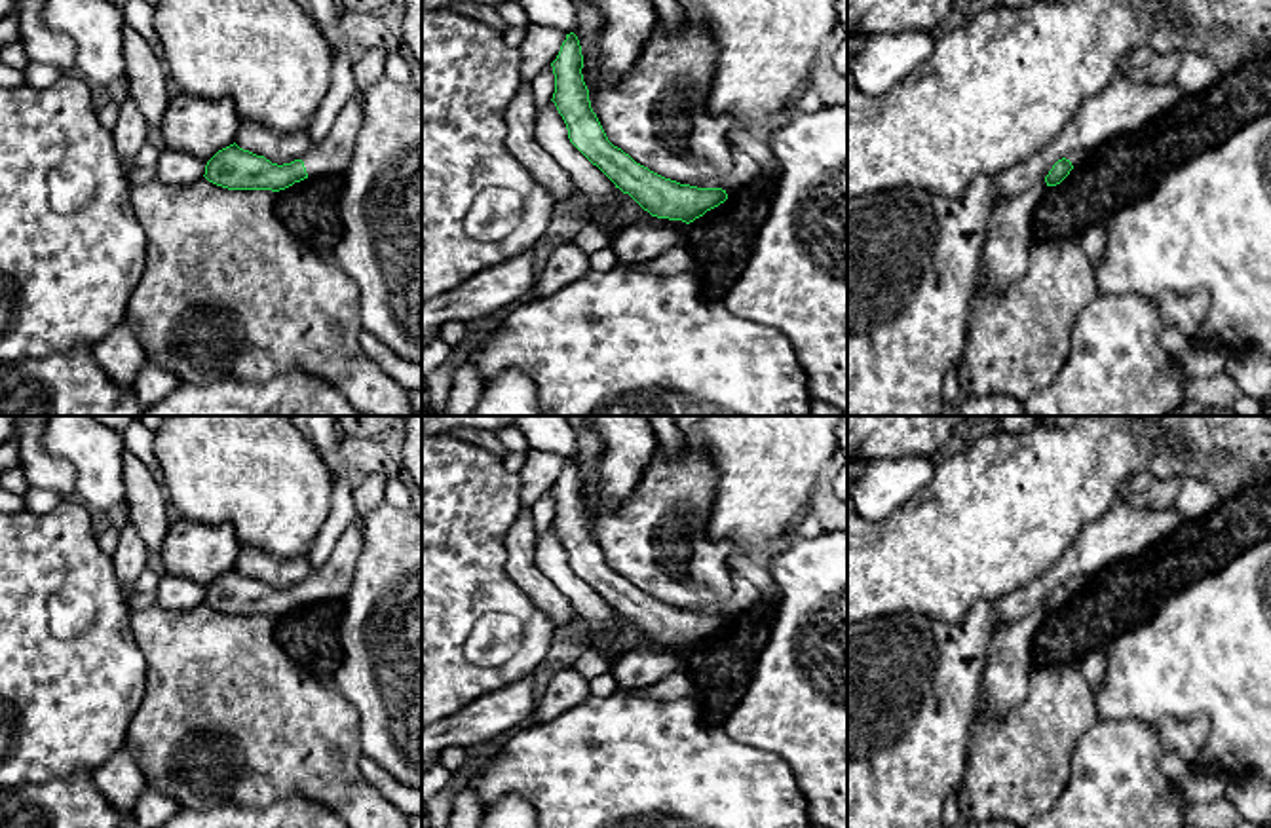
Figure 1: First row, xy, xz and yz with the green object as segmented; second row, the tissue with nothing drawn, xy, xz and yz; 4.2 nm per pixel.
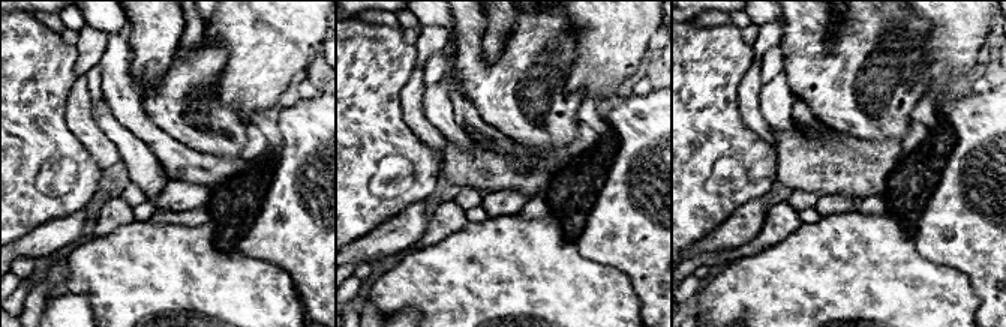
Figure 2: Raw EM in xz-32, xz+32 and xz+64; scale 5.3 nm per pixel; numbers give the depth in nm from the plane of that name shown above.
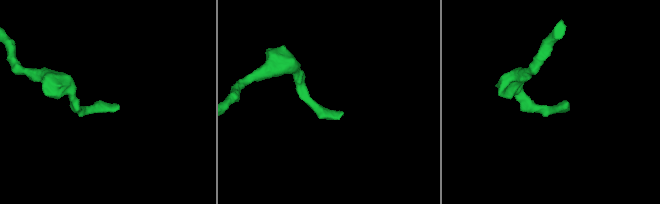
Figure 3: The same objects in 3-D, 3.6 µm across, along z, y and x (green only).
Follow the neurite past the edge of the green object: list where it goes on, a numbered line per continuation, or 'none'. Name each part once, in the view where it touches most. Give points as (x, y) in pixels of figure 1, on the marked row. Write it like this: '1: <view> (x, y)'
1: xy (331, 156)

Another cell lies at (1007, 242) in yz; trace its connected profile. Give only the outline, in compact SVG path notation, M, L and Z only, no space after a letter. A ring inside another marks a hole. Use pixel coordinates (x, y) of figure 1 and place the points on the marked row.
M1037 180L1024 194L1007 198L996 205L986 228L977 291L1003 292L1026 272L1032 243L1032 216L1047 188Z

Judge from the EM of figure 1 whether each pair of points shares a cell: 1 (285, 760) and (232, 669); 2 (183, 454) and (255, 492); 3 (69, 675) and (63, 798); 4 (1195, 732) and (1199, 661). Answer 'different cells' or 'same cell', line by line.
1: same cell
2: same cell
3: different cells
4: different cells

